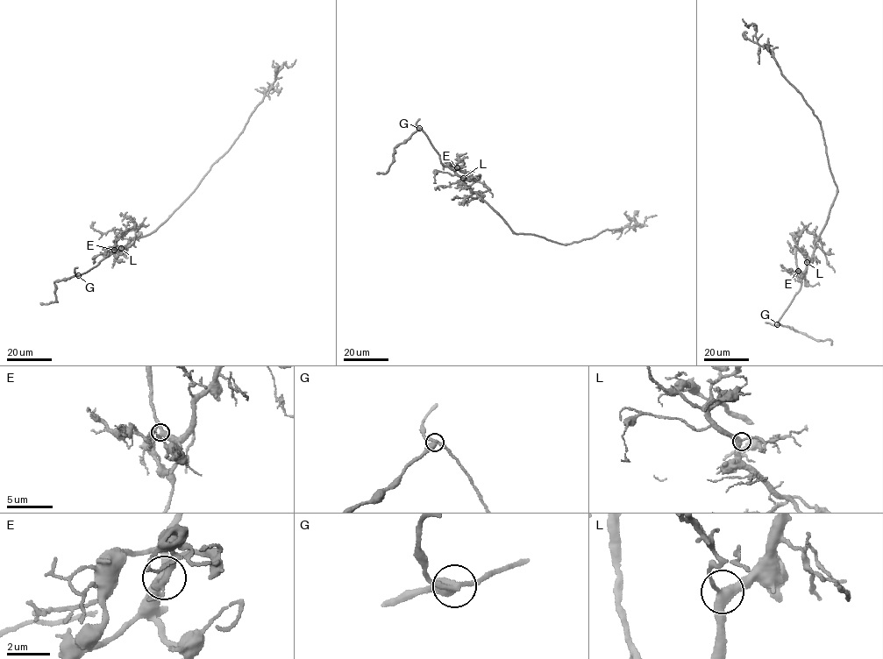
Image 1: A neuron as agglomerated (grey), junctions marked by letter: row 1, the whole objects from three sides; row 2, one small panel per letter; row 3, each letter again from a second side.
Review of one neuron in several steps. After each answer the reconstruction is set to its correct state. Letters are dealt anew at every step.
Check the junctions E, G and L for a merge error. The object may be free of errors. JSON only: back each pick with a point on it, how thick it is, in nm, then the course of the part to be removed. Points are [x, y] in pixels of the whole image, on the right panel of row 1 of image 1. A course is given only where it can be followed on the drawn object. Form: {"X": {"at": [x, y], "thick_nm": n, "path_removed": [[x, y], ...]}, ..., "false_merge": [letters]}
{"G": {"at": [777, 324], "thick_nm": 360, "path_removed": [[778, 323], [815, 339], [831, 341], [831, 343]]}, "false_merge": ["G"]}

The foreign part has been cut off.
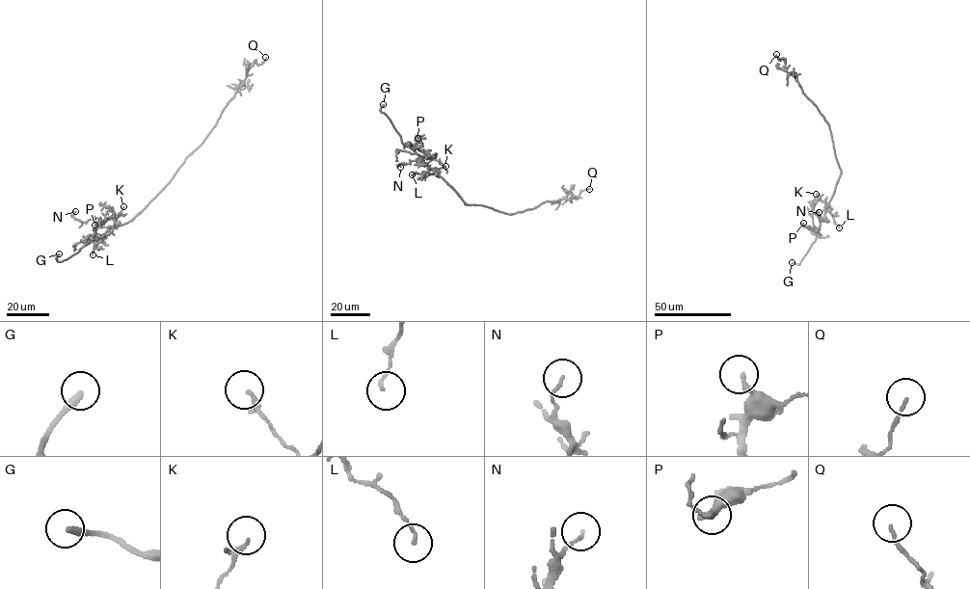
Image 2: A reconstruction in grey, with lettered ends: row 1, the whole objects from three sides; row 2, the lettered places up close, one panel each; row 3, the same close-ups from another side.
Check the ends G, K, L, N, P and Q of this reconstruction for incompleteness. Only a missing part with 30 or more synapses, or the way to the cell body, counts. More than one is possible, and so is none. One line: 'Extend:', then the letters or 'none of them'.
Extend: G

